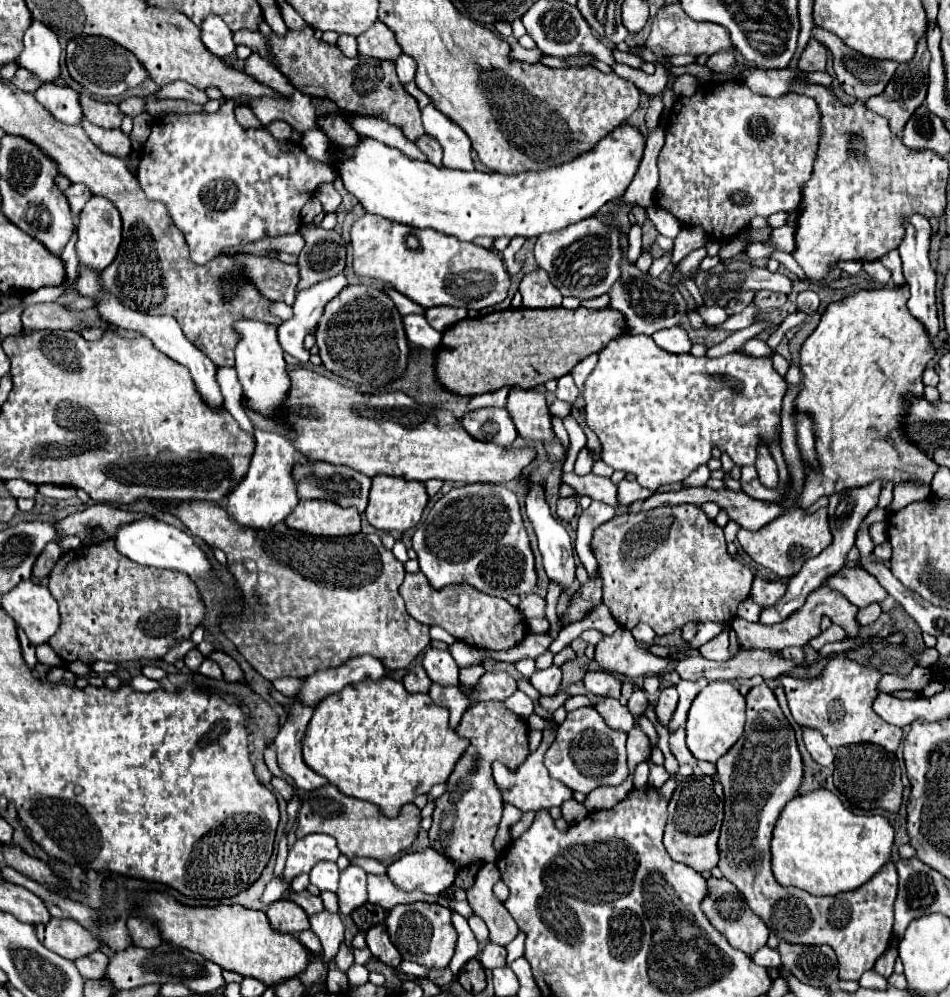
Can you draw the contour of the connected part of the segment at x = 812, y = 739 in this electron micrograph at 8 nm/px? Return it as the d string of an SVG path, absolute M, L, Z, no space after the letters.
M804 728L804 746L810 752L812 760L818 762L820 766L830 766L834 762L832 748L826 744L826 740L822 738L822 734L818 730Z

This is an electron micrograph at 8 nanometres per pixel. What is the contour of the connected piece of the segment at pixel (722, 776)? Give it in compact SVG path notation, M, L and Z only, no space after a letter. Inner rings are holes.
M766 684L754 686L746 694L746 704L748 704L746 710L748 718L746 718L744 734L740 736L736 746L732 746L732 750L728 750L728 754L724 754L724 758L716 762L716 774L720 784L724 786L724 802L726 802L726 816L718 842L720 848L718 868L732 884L736 884L736 888L744 894L748 906L756 910L756 914L780 940L788 940L792 944L828 944L838 956L840 980L858 980L860 974L874 968L874 962L878 960L880 954L884 954L884 950L890 944L892 924L894 924L894 900L898 890L896 866L894 862L888 862L880 872L876 872L876 876L872 876L858 890L840 892L838 896L826 896L826 898L812 896L800 888L784 888L776 882L770 870L772 830L786 802L798 794L804 766L796 746L794 730L790 728L786 716L782 714L774 692Z

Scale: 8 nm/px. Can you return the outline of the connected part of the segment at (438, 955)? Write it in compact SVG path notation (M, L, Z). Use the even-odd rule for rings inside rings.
M416 902L416 904L398 904L390 910L386 918L386 928L392 938L392 944L398 948L404 960L424 964L428 968L446 968L454 956L456 948L456 930L452 926L452 912L448 908L438 908L434 904ZM410 912L424 918L410 918ZM426 920L432 928L426 928Z

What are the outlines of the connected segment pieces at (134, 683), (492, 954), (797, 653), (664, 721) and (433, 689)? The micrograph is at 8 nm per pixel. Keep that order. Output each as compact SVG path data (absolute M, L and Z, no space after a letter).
M142 674L136 676L136 678L132 678L132 680L130 680L130 686L132 686L134 690L142 690L142 692L150 692L150 690L156 690L156 688L164 688L162 682L150 680L150 678L142 676Z
M488 942L484 952L478 958L480 958L480 964L488 970L498 968L498 966L506 966L506 948L498 946L494 942Z
M784 648L784 650L780 650L778 652L782 658L794 658L794 662L798 664L798 666L808 666L806 662L804 662L804 650L802 648Z
M666 686L660 690L660 696L658 696L658 702L654 706L654 712L658 716L658 722L662 726L668 726L674 710L676 710L676 704L678 704L678 692L674 686Z
M432 684L430 686L430 692L432 700L438 704L438 706L446 706L450 710L450 726L456 728L462 714L466 712L466 708L470 706L468 698L460 692L458 686L440 686L440 684Z

